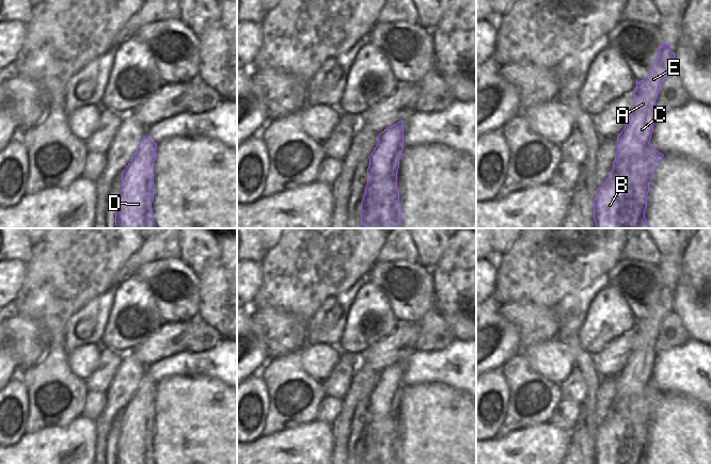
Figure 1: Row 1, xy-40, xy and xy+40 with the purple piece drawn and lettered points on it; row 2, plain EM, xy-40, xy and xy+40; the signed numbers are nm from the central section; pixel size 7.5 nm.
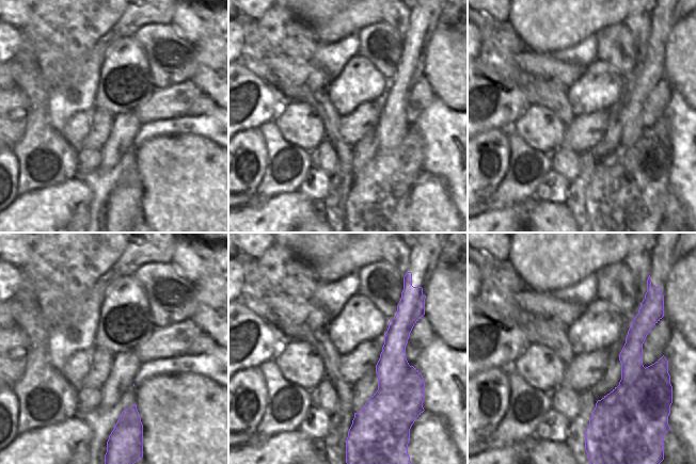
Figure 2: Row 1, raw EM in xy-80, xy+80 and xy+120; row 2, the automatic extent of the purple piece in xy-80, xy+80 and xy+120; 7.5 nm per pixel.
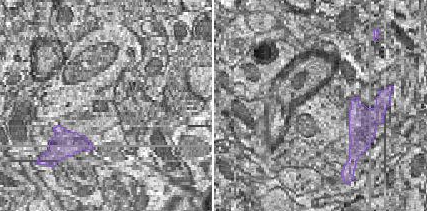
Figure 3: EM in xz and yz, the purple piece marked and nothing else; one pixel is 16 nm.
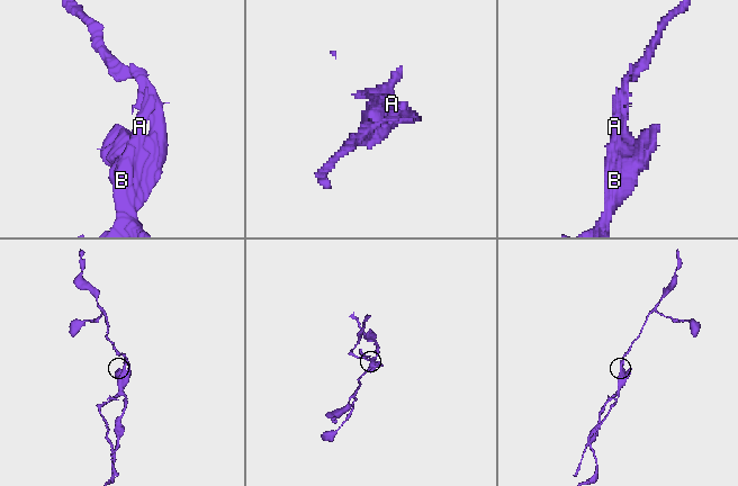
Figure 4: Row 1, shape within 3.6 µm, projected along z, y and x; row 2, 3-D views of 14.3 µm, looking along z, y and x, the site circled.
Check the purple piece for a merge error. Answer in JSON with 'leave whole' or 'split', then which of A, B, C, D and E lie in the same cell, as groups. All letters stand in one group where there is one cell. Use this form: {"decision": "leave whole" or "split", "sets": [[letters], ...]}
{"decision": "split", "sets": [["A", "C", "D", "E"], ["B"]]}

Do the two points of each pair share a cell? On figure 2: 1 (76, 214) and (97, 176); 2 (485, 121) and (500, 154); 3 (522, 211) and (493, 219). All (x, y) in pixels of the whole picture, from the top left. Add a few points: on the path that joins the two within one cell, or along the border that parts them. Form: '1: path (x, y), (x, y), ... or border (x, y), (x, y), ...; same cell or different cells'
1: border (75, 177), (78, 177), (91, 190), (91, 214); different cells
2: border (504, 129), (488, 129), (478, 134); different cells
3: path (515, 217), (512, 219), (501, 219); same cell

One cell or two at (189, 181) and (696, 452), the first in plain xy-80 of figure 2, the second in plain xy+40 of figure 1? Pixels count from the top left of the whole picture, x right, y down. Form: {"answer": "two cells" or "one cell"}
{"answer": "one cell"}

